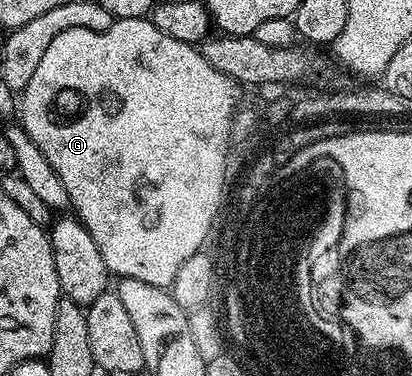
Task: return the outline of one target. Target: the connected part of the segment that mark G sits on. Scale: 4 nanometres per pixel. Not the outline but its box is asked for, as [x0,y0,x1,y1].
[18,17,242,288]

